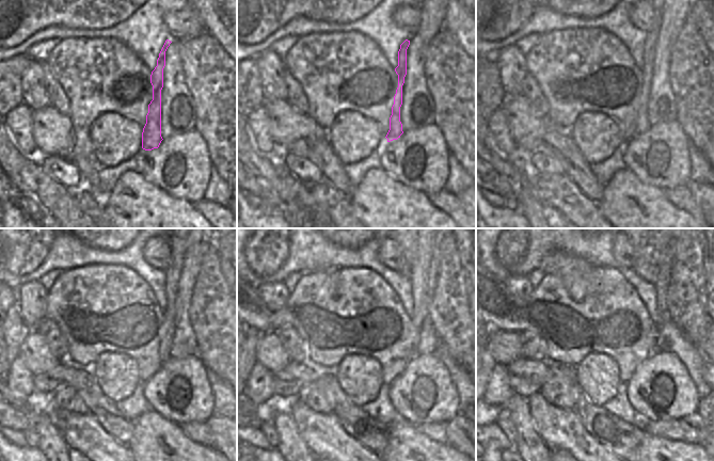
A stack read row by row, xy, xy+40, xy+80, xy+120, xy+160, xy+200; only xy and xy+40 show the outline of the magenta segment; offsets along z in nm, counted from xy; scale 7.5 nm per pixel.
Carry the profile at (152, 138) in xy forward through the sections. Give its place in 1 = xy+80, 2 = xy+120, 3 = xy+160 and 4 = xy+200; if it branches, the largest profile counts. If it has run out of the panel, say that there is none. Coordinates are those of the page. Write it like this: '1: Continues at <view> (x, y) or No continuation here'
1: Continues at xy+80 (643, 125)
2: Continues at xy+120 (173, 273)
3: Continues at xy+160 (422, 301)
4: Continues at xy+200 (661, 285)

